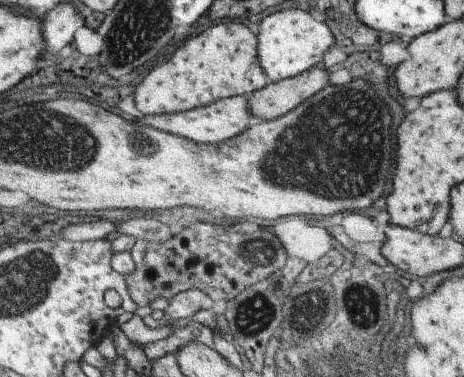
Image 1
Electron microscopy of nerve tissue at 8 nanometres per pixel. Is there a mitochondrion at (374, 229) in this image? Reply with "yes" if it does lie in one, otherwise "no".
no

